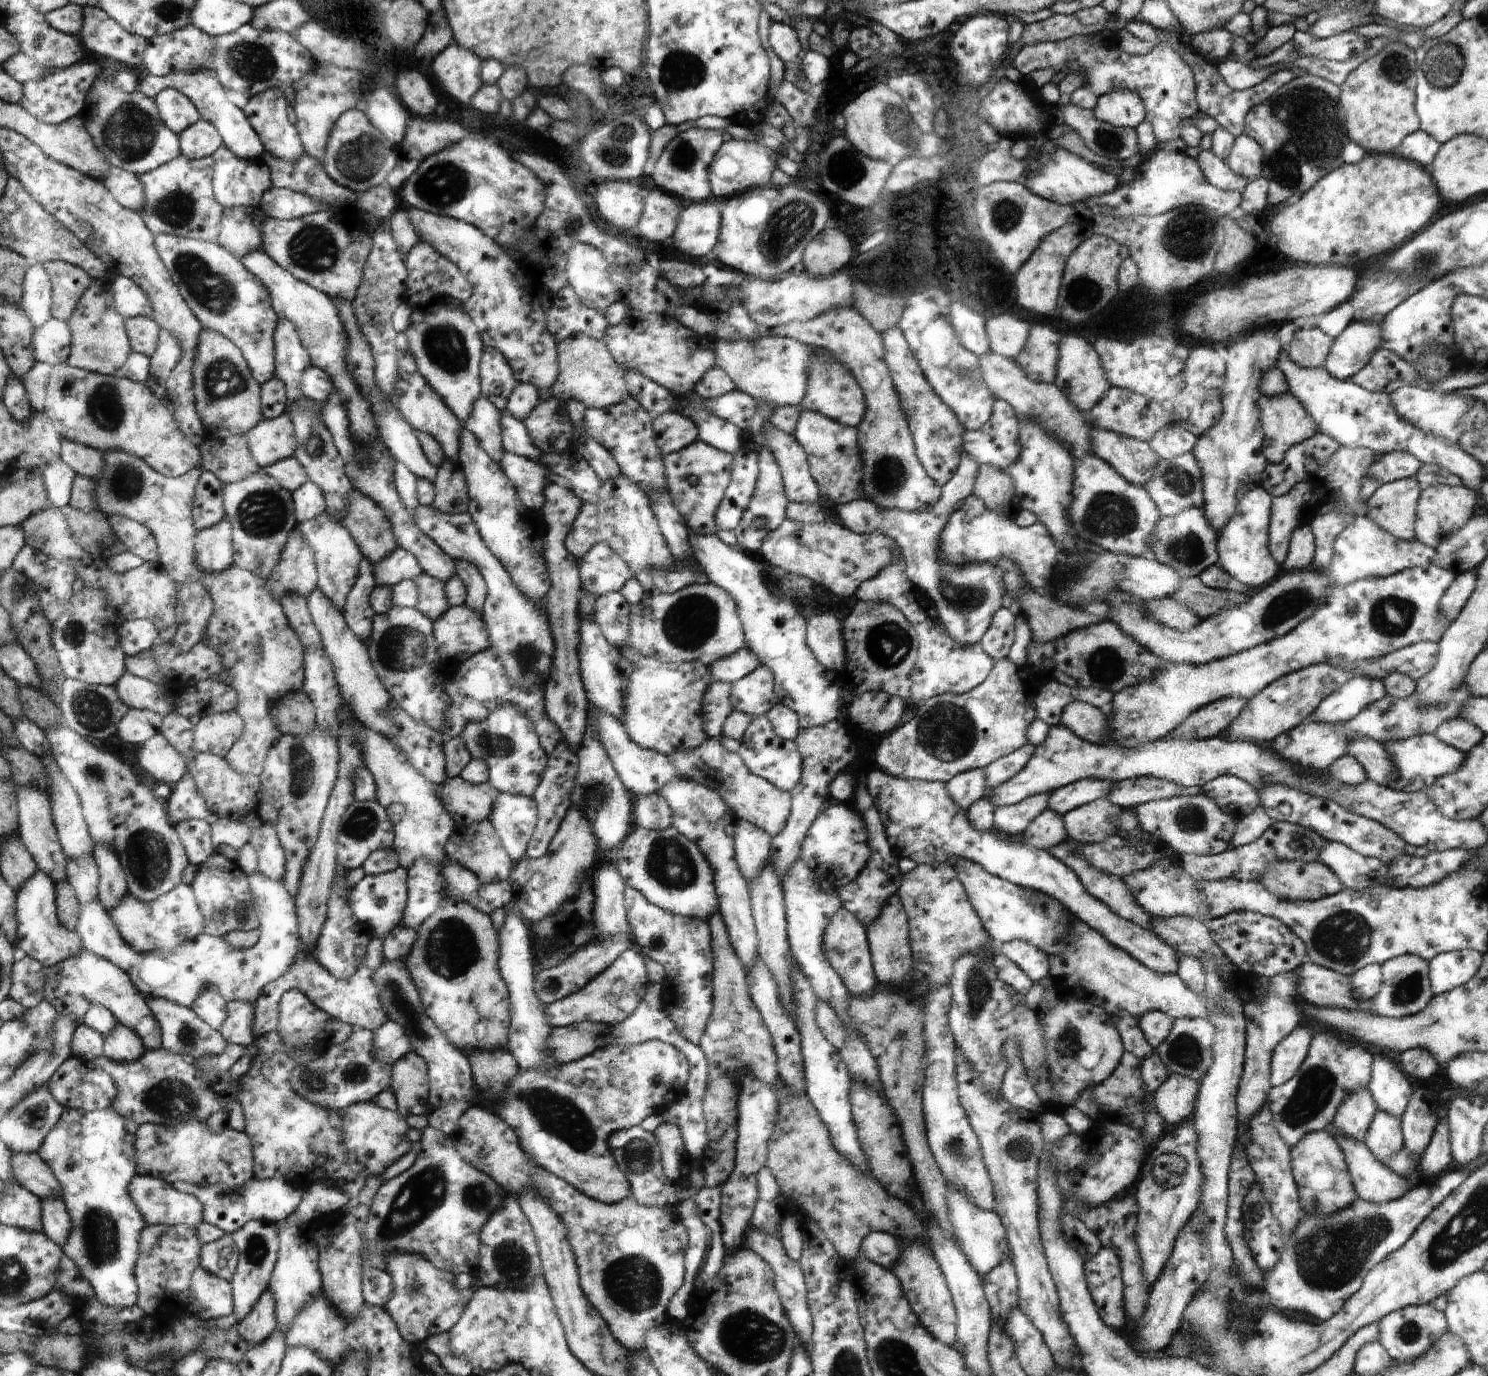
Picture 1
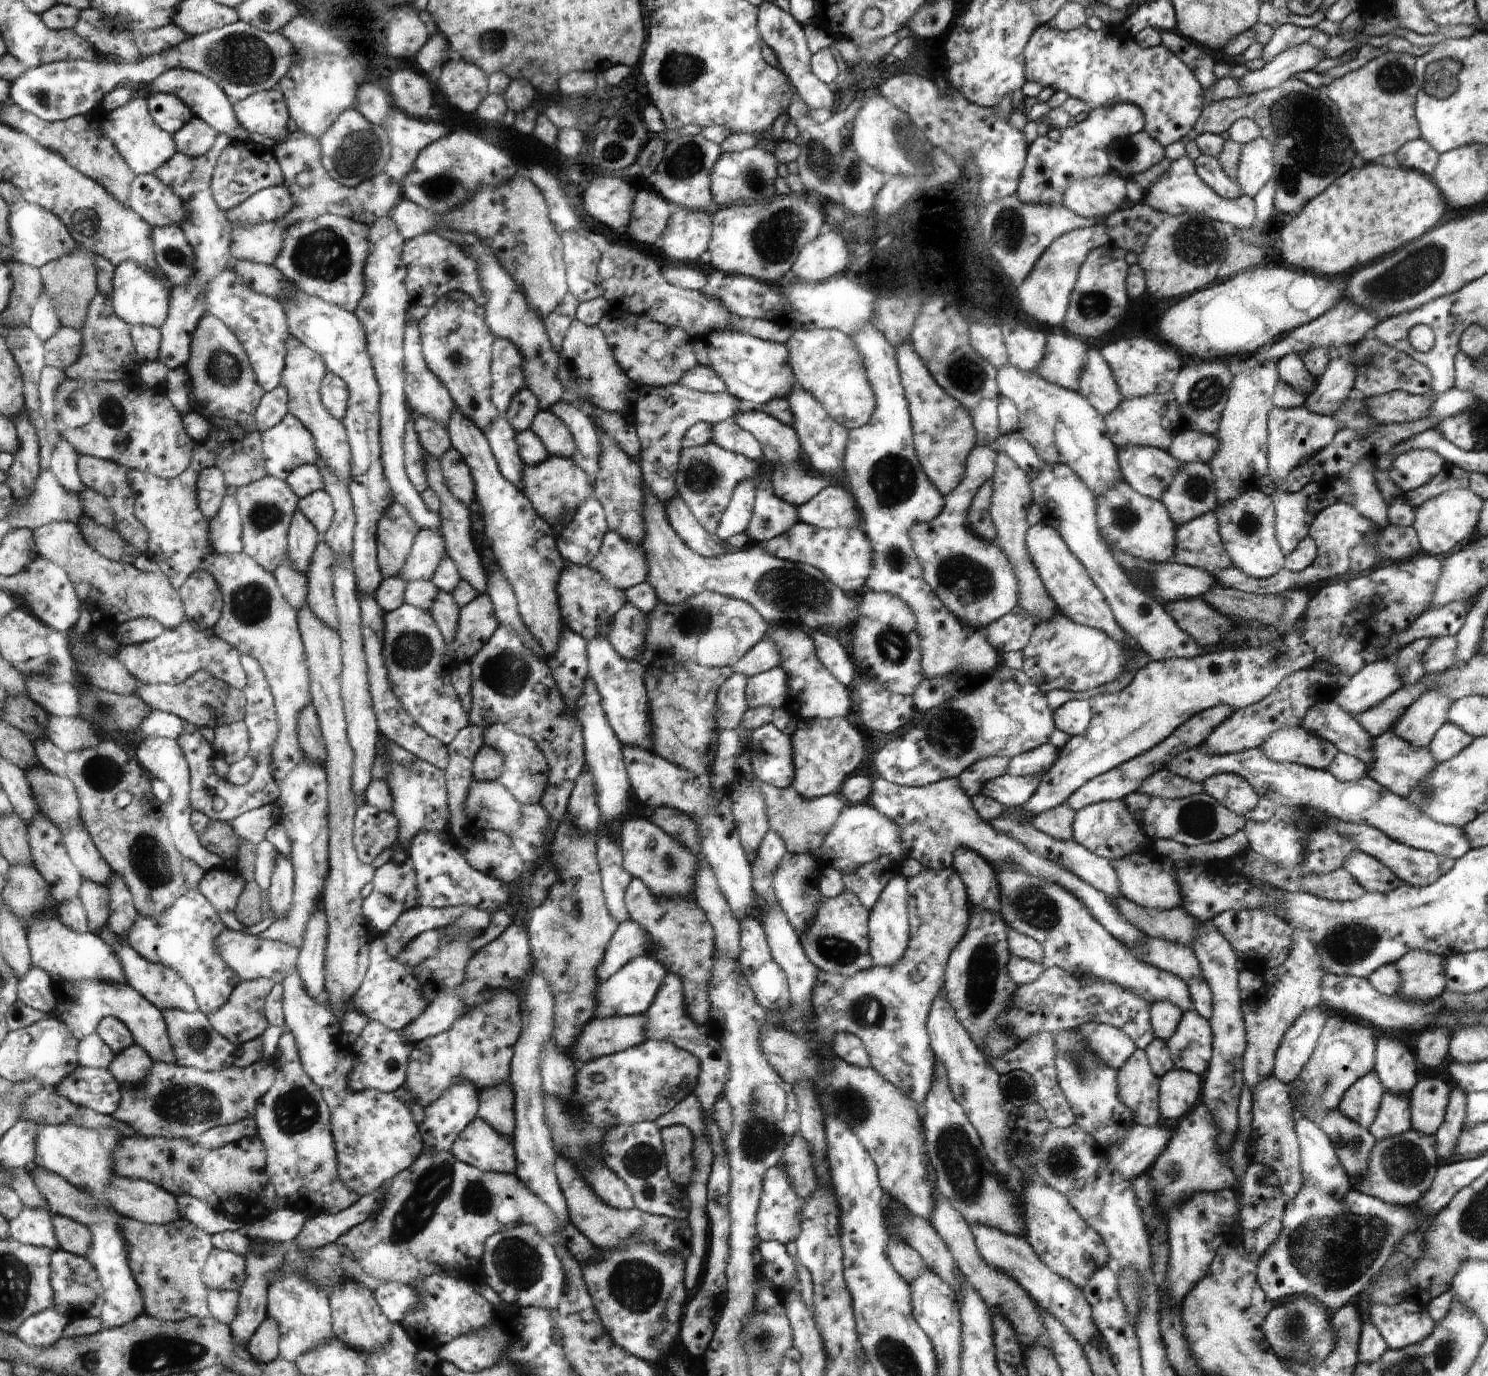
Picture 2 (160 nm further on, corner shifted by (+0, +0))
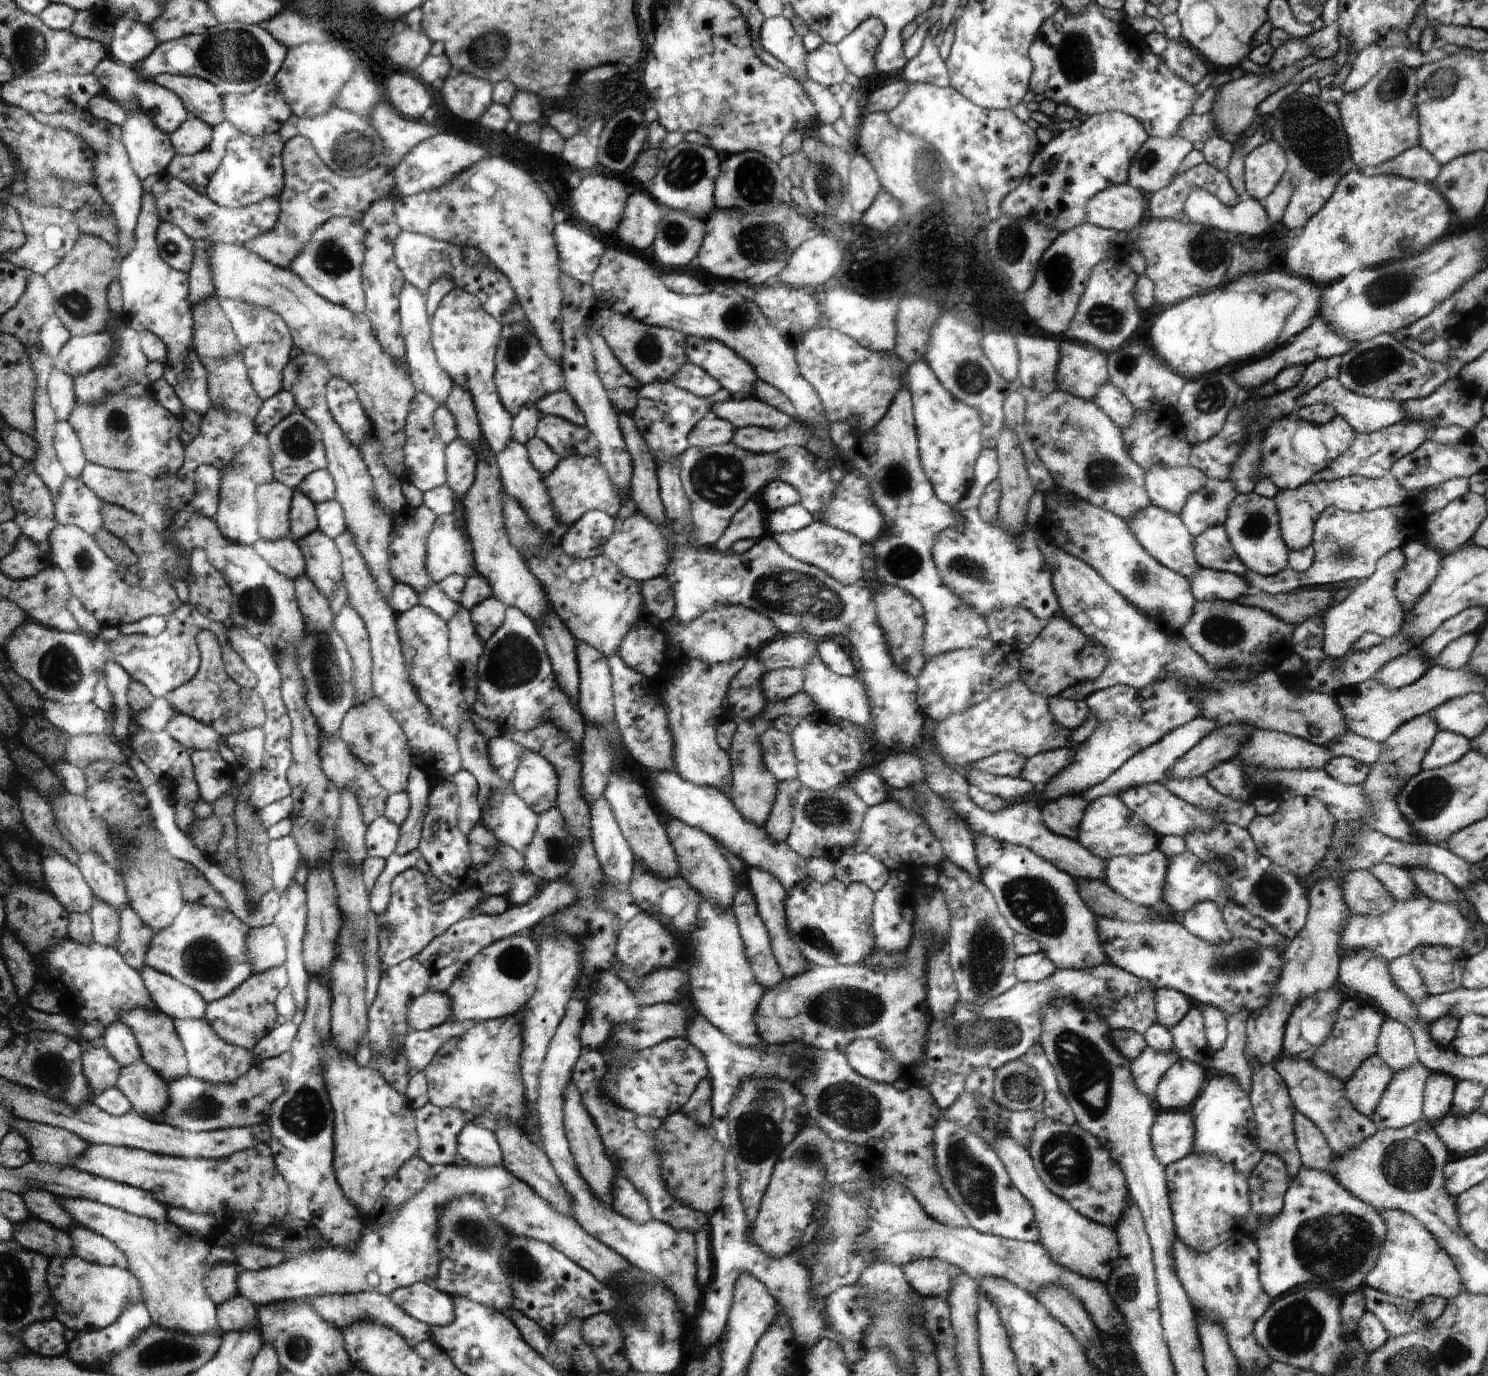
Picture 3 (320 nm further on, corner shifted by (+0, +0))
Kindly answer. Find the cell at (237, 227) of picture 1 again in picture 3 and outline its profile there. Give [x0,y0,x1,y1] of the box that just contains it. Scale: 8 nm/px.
[250,136,394,266]

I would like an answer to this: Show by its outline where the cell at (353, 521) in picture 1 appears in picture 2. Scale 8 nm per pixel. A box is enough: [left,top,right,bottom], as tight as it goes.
[376,501,420,578]

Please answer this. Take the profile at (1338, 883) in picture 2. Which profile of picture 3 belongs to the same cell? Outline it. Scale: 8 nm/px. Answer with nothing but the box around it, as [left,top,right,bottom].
[1340,869,1396,915]

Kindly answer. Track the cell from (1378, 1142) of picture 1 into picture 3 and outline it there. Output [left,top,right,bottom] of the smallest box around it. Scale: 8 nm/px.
[1370,1062,1430,1130]

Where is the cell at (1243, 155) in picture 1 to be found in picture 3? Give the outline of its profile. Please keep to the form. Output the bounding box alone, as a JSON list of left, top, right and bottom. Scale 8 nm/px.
[1245,137,1286,205]

